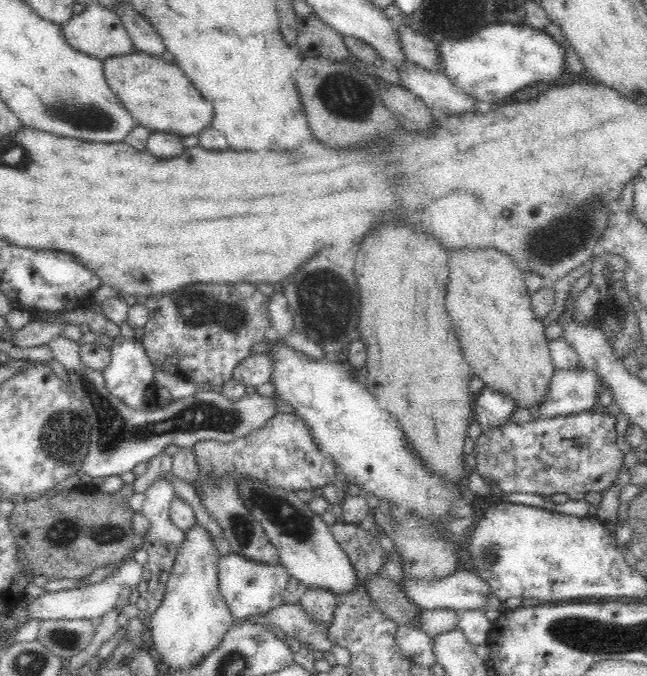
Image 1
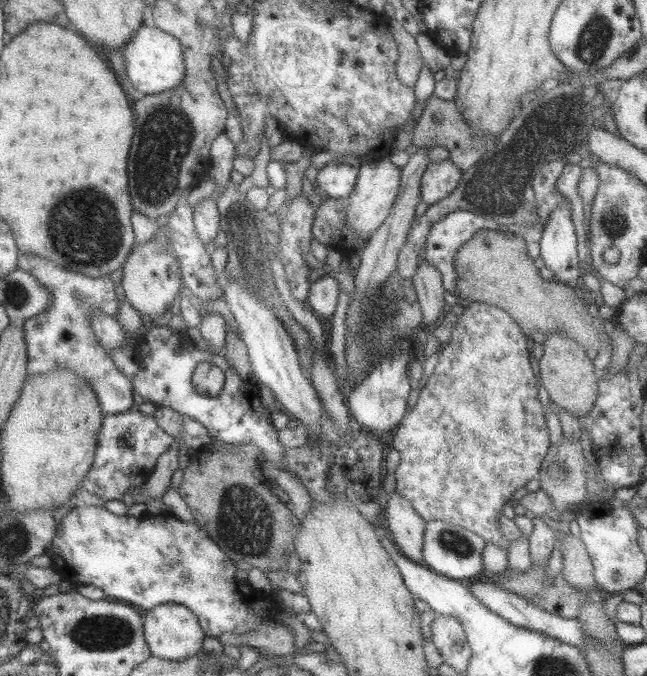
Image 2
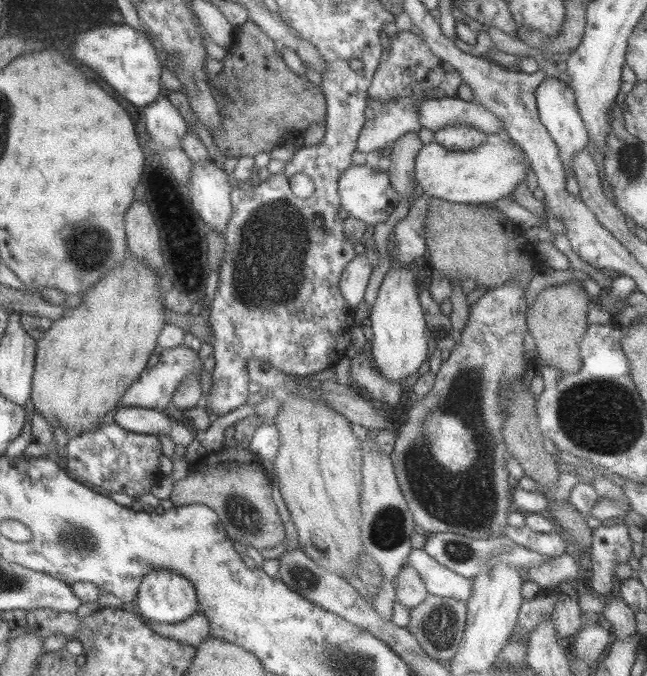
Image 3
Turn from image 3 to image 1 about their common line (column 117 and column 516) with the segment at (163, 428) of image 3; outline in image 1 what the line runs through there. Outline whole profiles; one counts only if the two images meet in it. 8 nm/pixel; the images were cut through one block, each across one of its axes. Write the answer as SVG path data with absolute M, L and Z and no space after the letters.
M584 368L568 371L556 369L552 374L547 391L543 396L543 402L531 407L518 405L507 418L507 424L526 424L538 418L554 418L567 414L579 413L592 410L598 391L603 388L602 378L596 377L594 373L586 371Z

